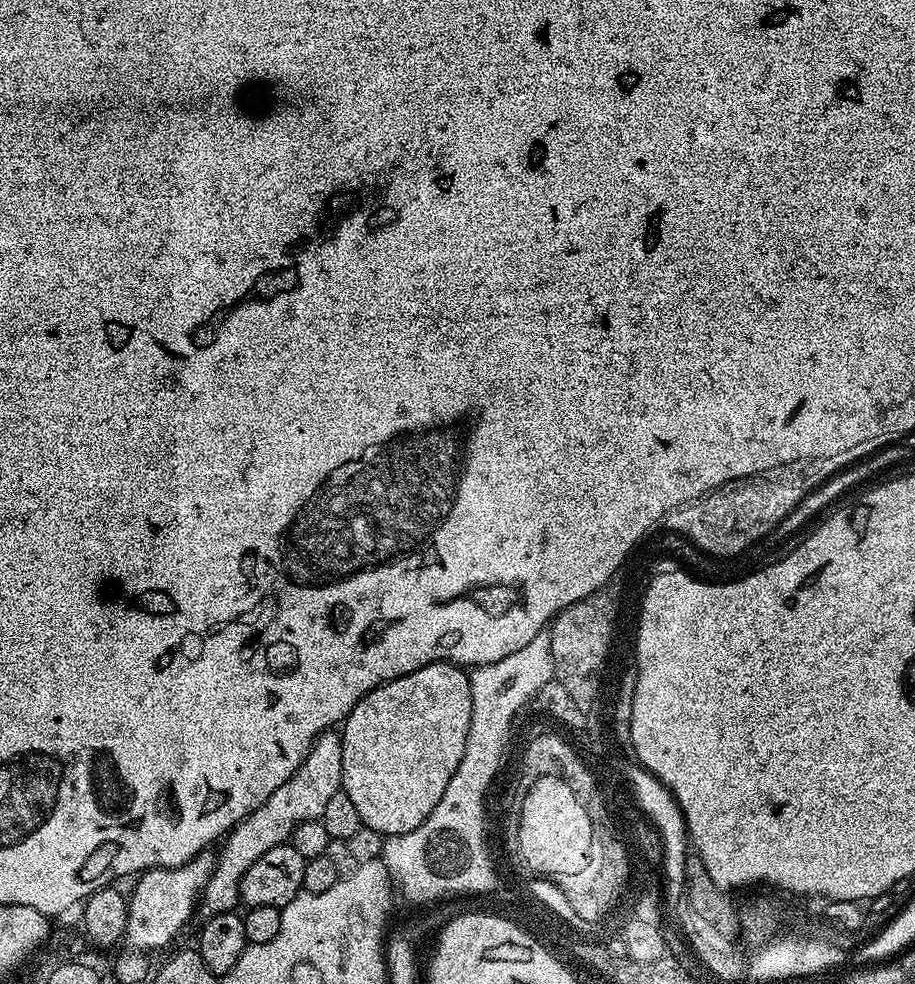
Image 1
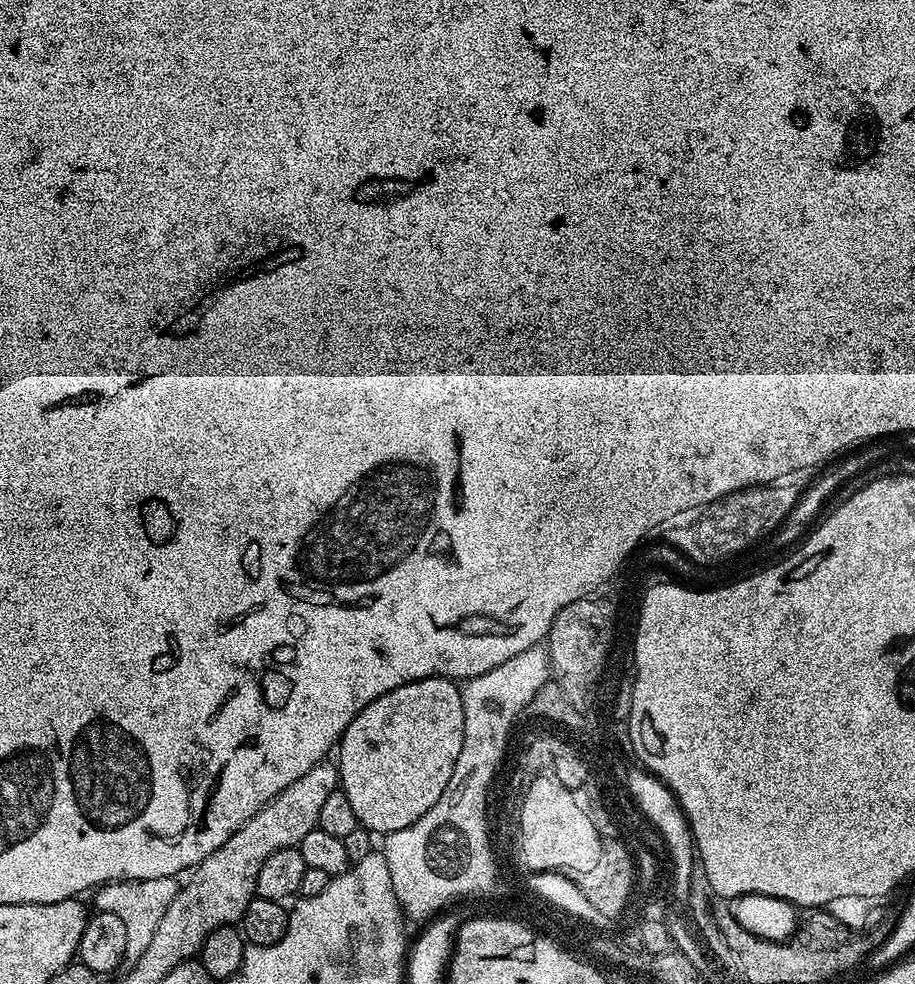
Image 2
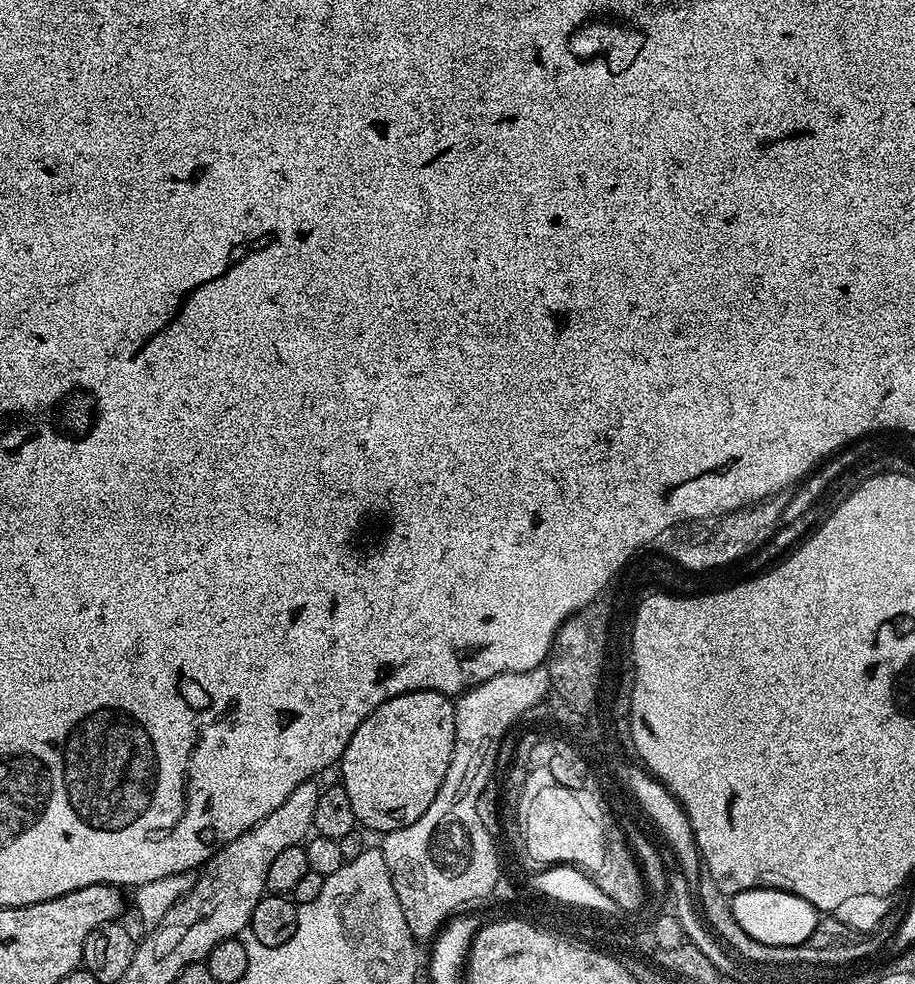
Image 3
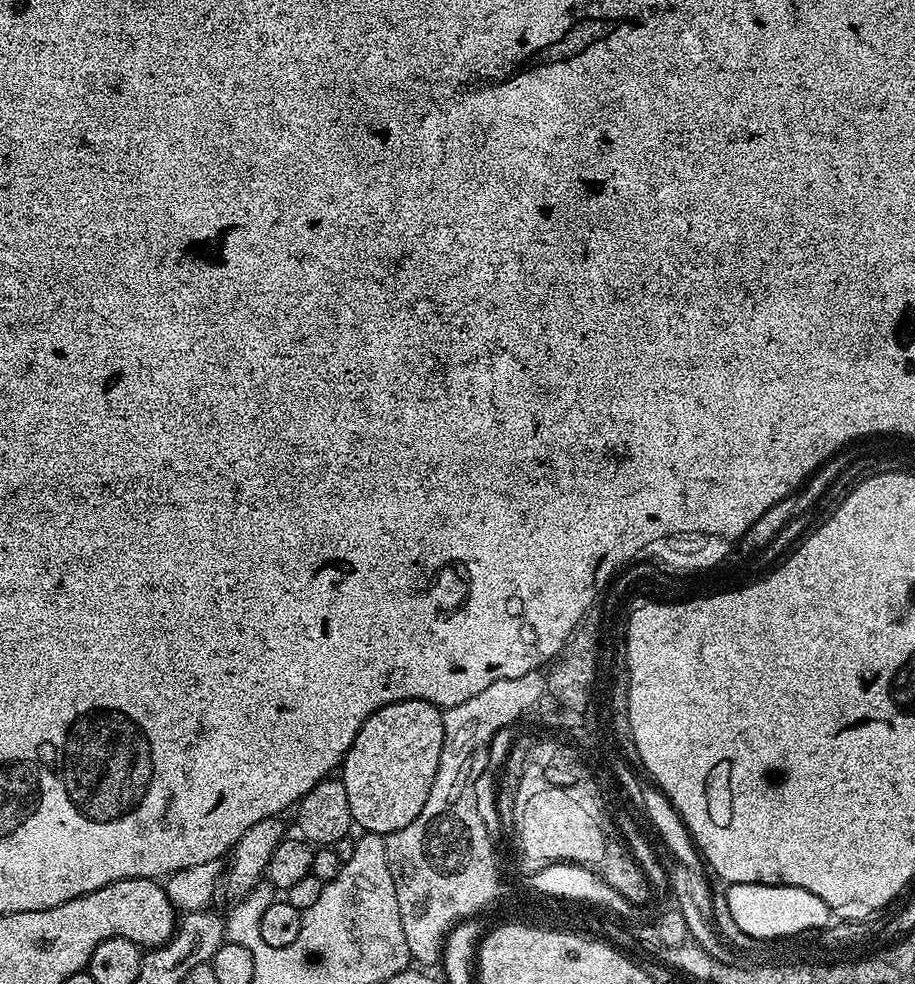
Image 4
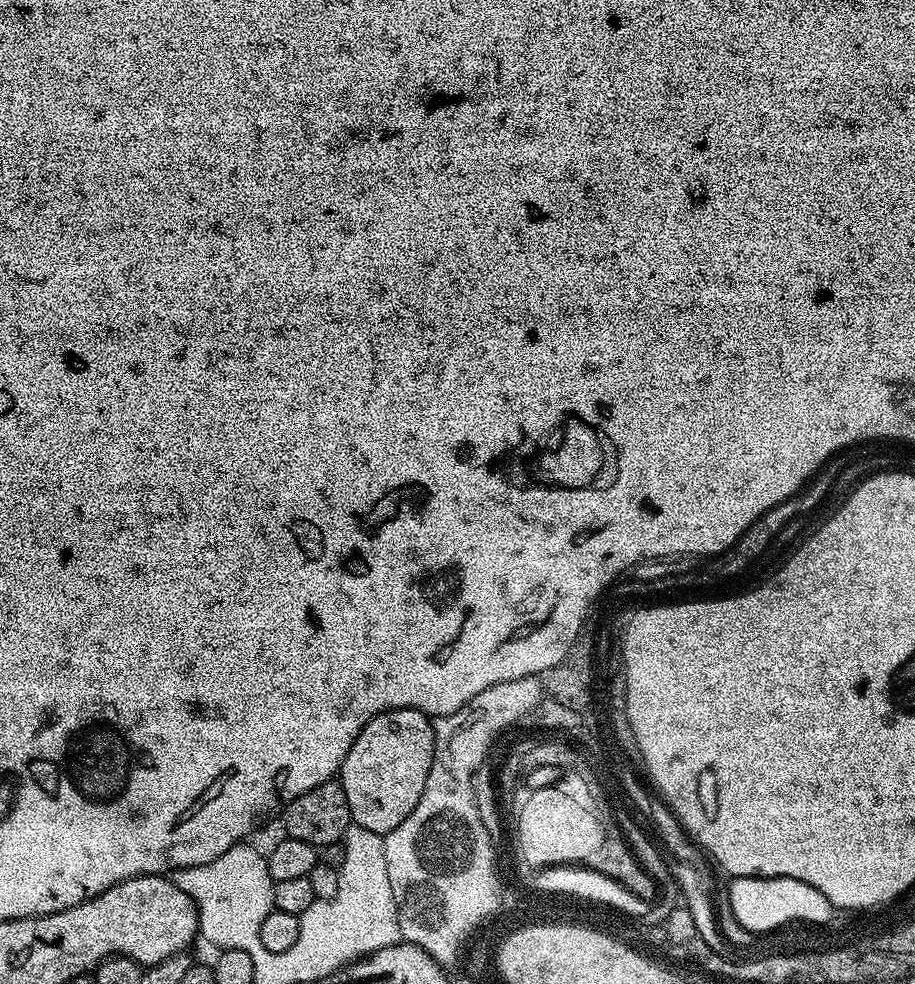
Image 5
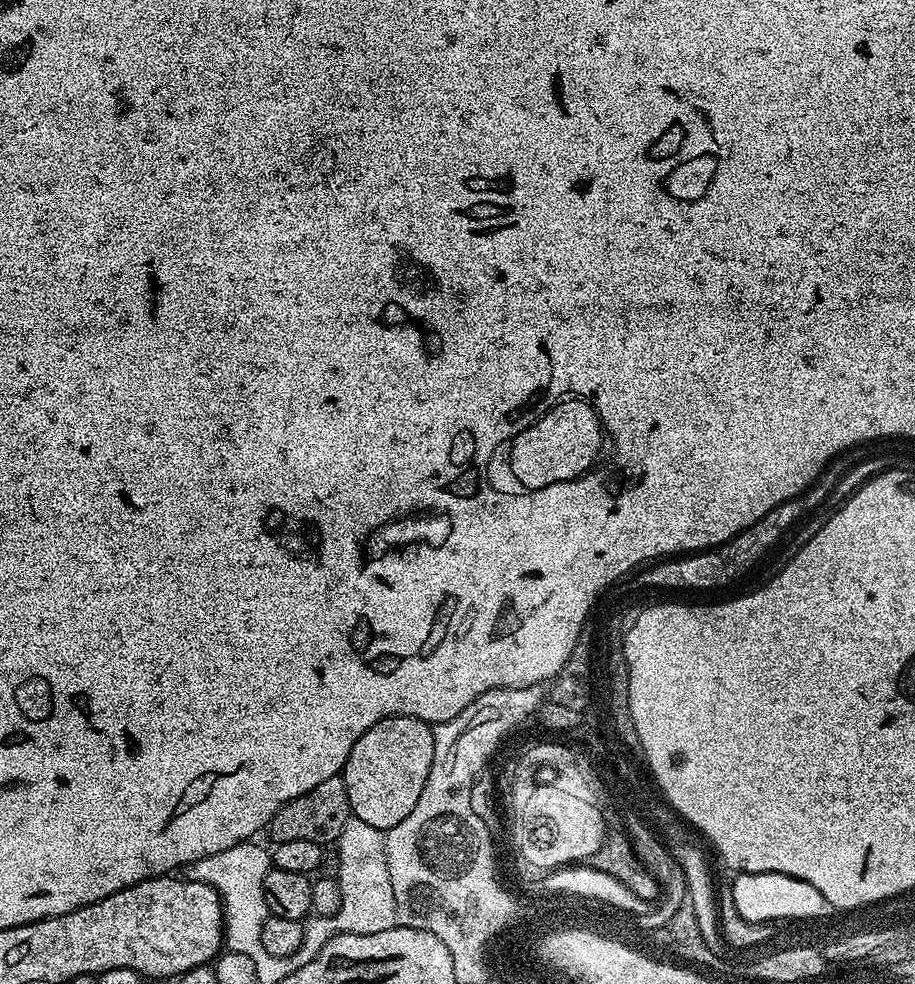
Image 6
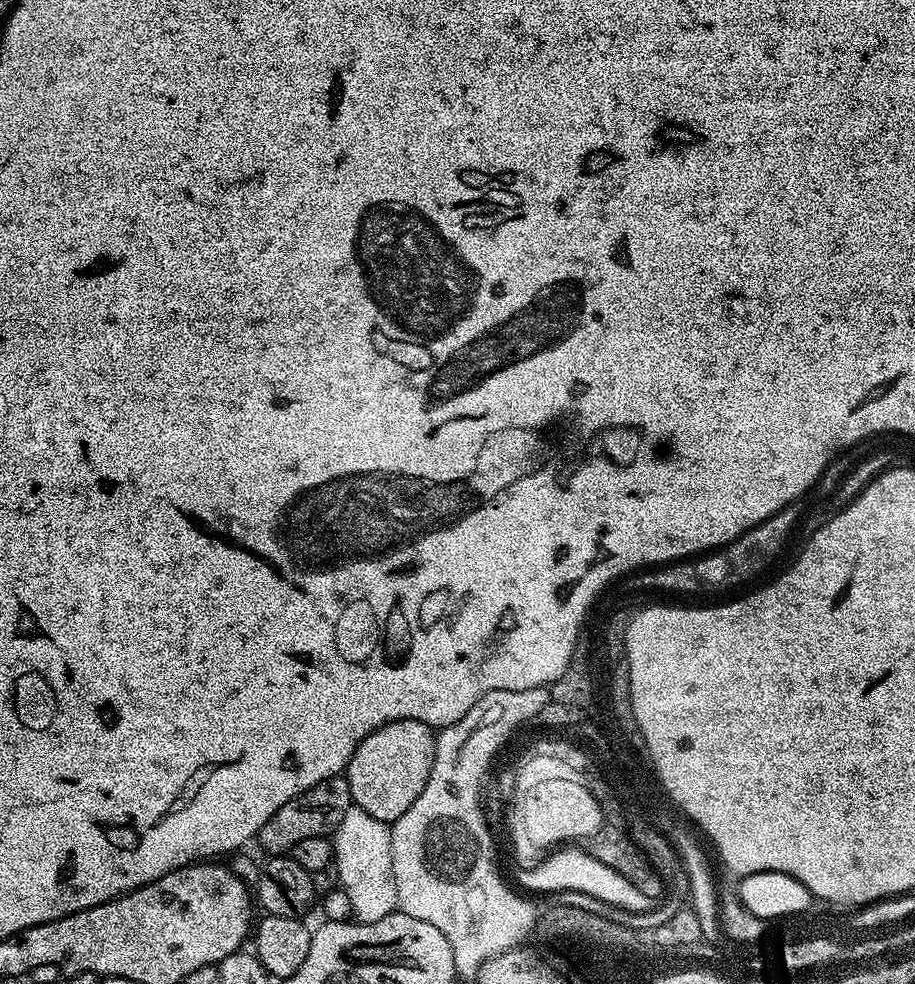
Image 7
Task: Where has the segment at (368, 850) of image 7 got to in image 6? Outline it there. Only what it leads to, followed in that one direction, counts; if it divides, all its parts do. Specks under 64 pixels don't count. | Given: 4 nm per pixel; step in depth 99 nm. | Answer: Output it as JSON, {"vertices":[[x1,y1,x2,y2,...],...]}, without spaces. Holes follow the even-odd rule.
{"vertices":[[351,815,338,841,341,856,340,888,344,891,342,906,332,916,316,916,311,928,307,929,306,942,290,958,293,965,305,964,328,937,338,932,354,934,378,934,378,930,397,927,394,886,390,882,388,859,384,849,385,833,381,829,362,822,362,818]]}

